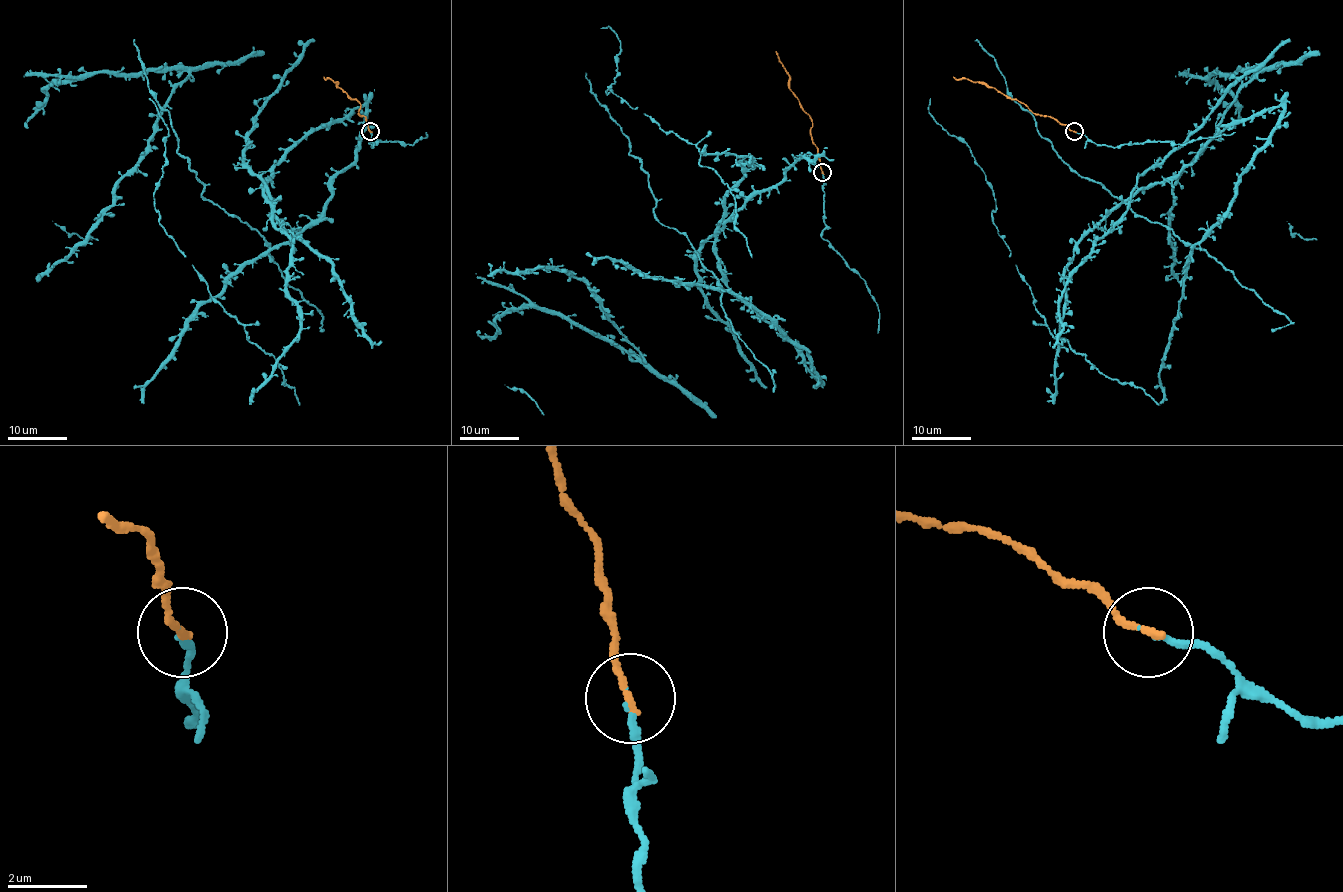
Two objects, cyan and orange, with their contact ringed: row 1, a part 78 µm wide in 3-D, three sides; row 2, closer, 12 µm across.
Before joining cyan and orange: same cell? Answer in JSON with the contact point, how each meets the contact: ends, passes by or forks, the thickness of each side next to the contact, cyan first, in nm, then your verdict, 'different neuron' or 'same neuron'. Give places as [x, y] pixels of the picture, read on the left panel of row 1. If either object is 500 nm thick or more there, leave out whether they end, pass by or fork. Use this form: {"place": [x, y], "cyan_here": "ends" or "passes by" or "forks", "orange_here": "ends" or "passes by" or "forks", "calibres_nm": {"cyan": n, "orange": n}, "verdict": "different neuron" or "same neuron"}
{"place": [370, 131], "cyan_here": "ends", "orange_here": "ends", "calibres_nm": {"cyan": 140, "orange": 200}, "verdict": "same neuron"}

